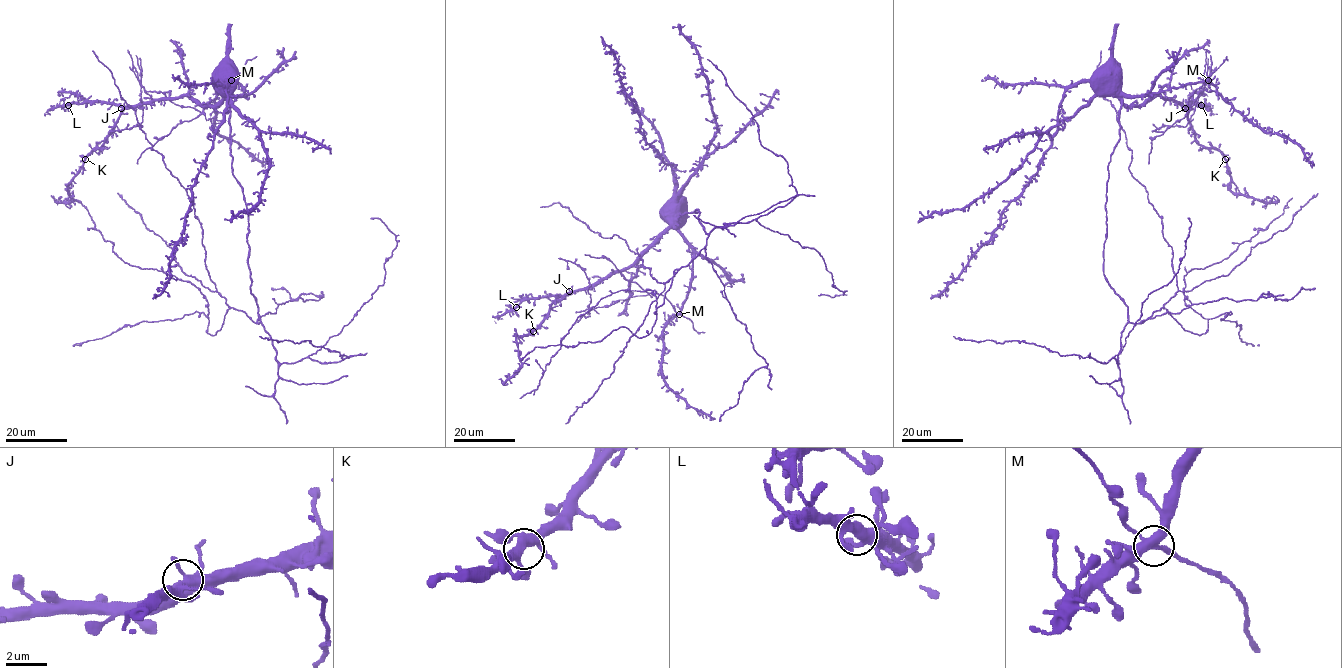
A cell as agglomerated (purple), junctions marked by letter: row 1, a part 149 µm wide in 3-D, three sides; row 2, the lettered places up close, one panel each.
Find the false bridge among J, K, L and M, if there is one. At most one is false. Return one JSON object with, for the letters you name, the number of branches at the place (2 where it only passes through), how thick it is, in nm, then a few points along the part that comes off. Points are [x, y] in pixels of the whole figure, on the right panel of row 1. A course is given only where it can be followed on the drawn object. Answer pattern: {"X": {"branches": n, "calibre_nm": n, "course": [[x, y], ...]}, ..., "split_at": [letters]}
{"M": {"branches": 5, "calibre_nm": 380, "course": [[1208, 80], [1188, 99], [1188, 112], [1204, 87], [1184, 127], [1162, 126], [1152, 131]]}, "split_at": ["M"]}

